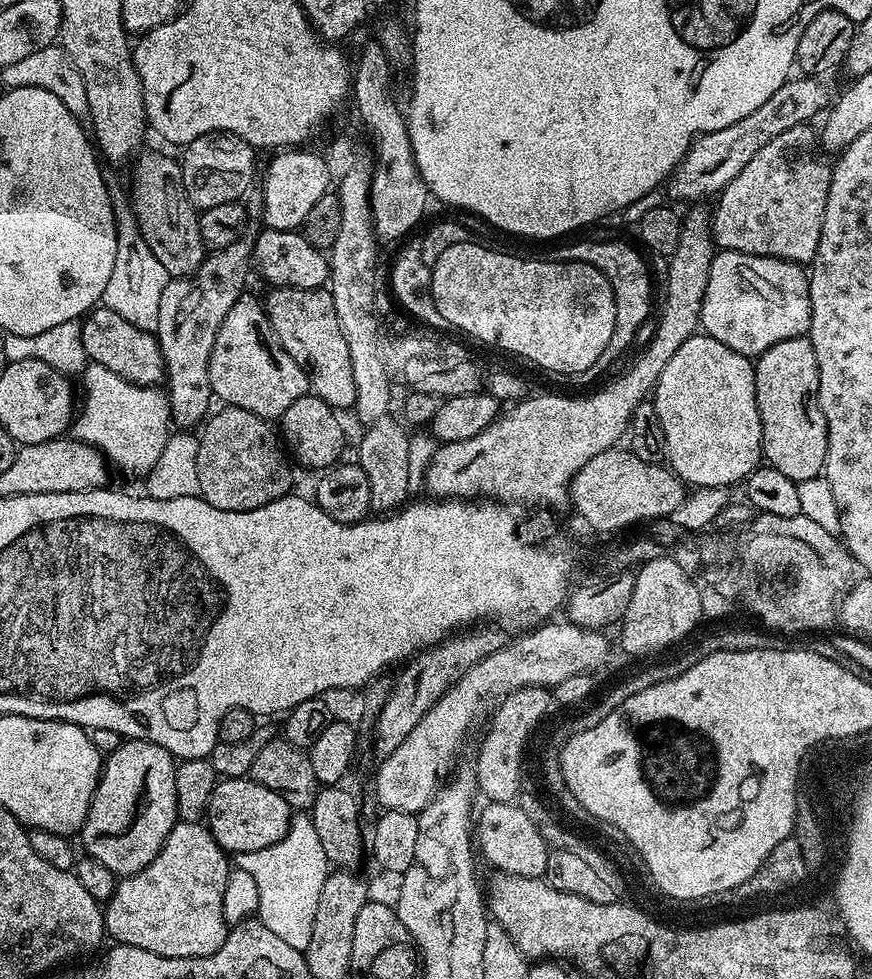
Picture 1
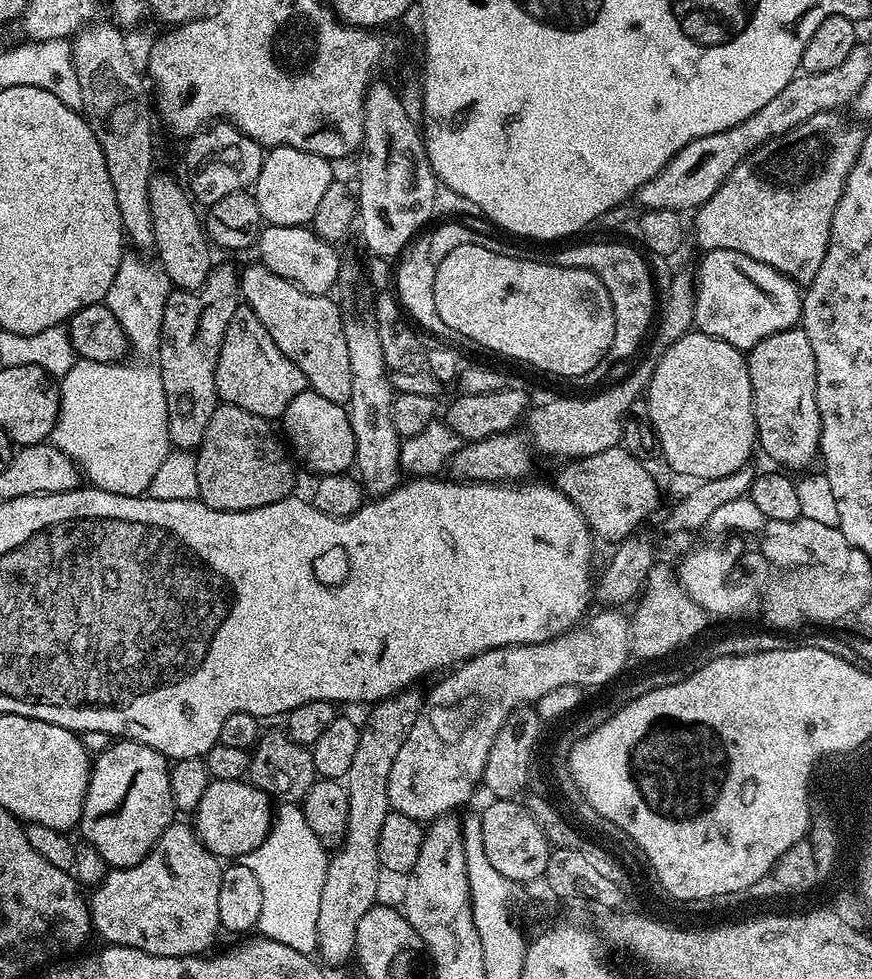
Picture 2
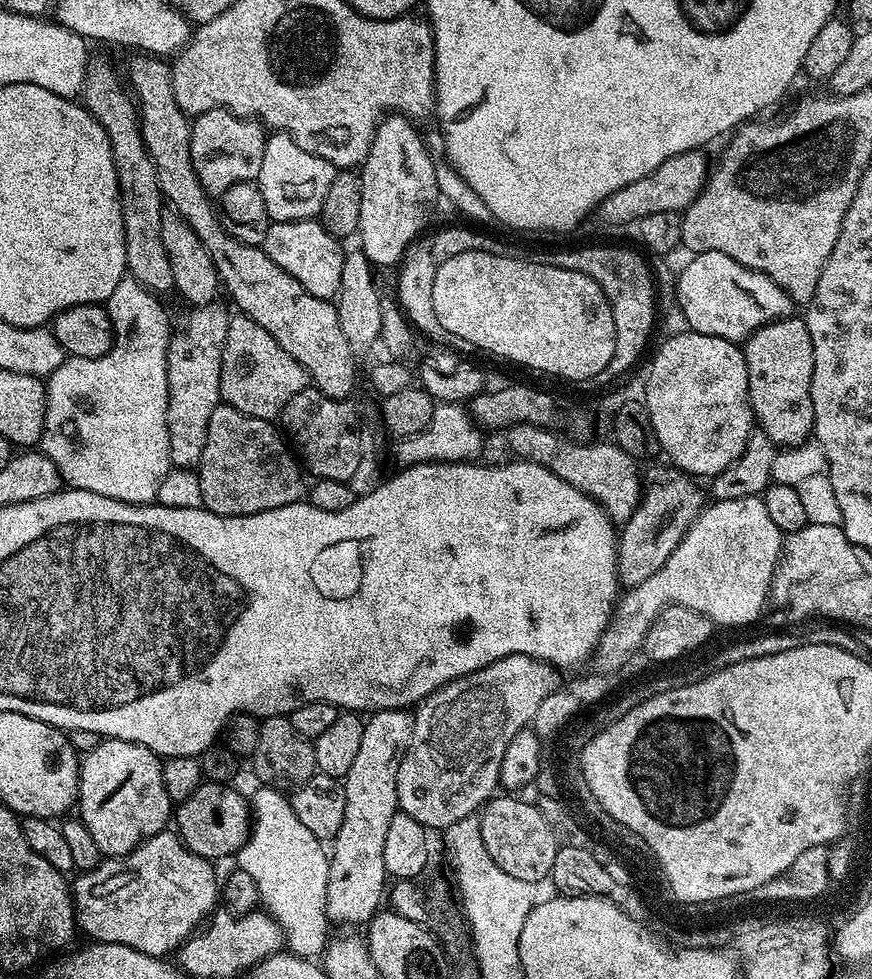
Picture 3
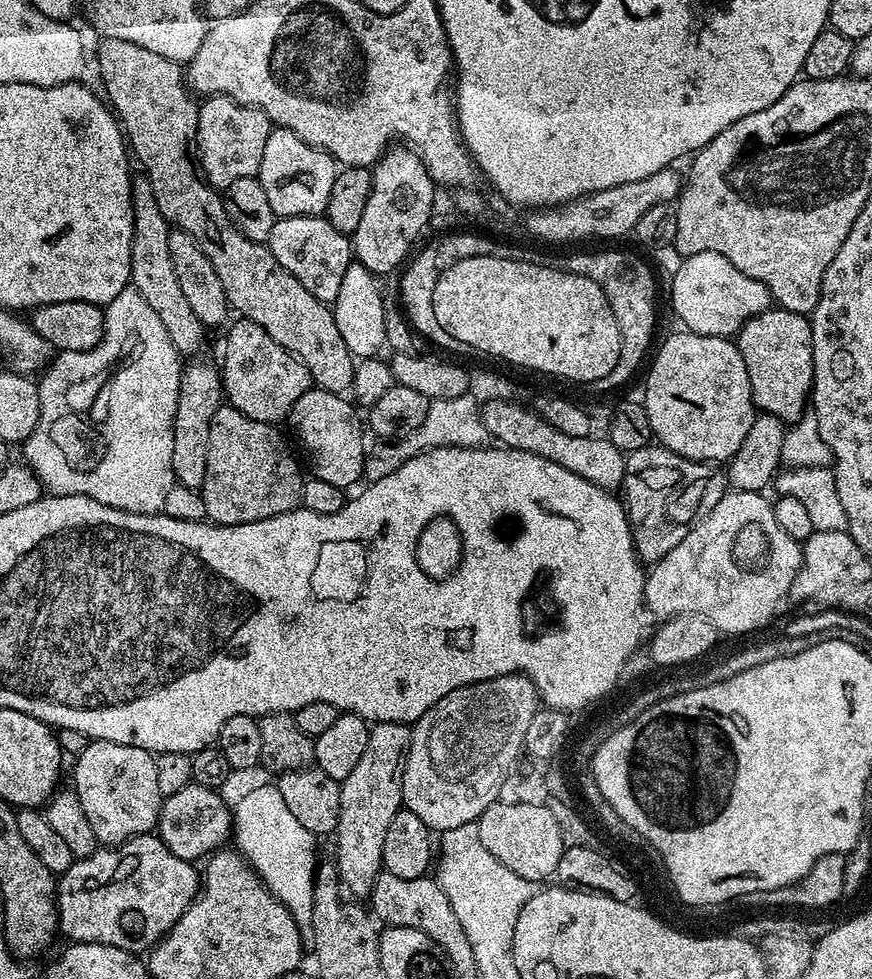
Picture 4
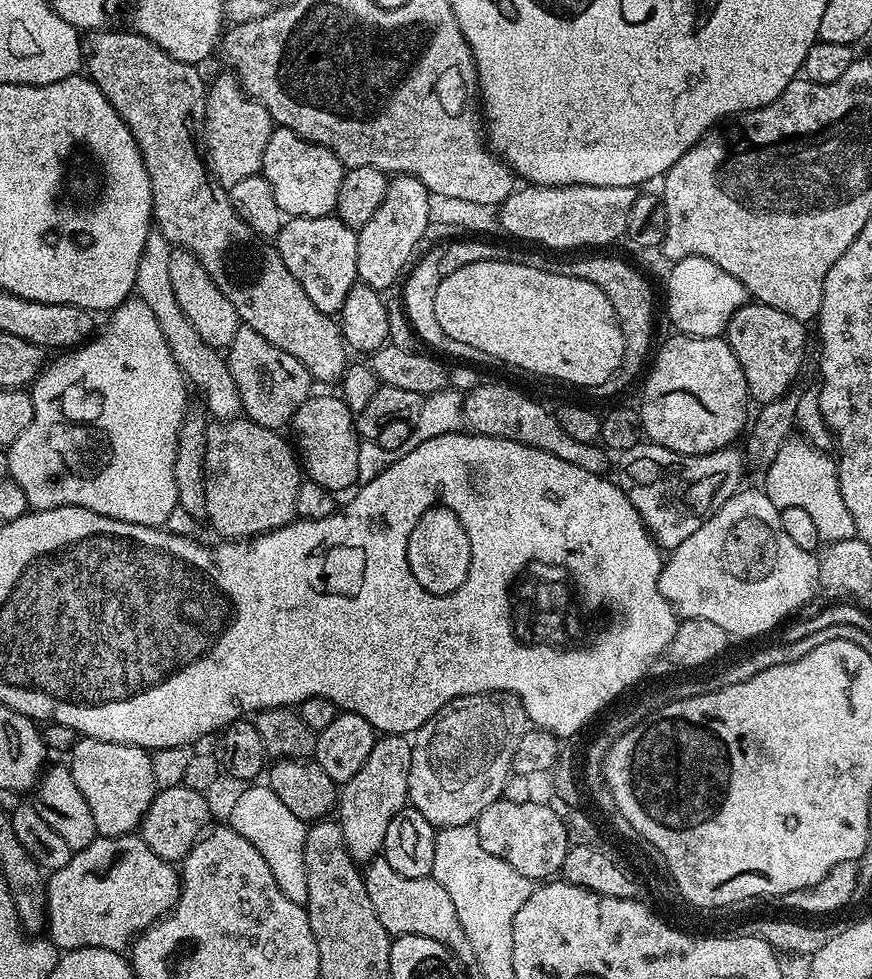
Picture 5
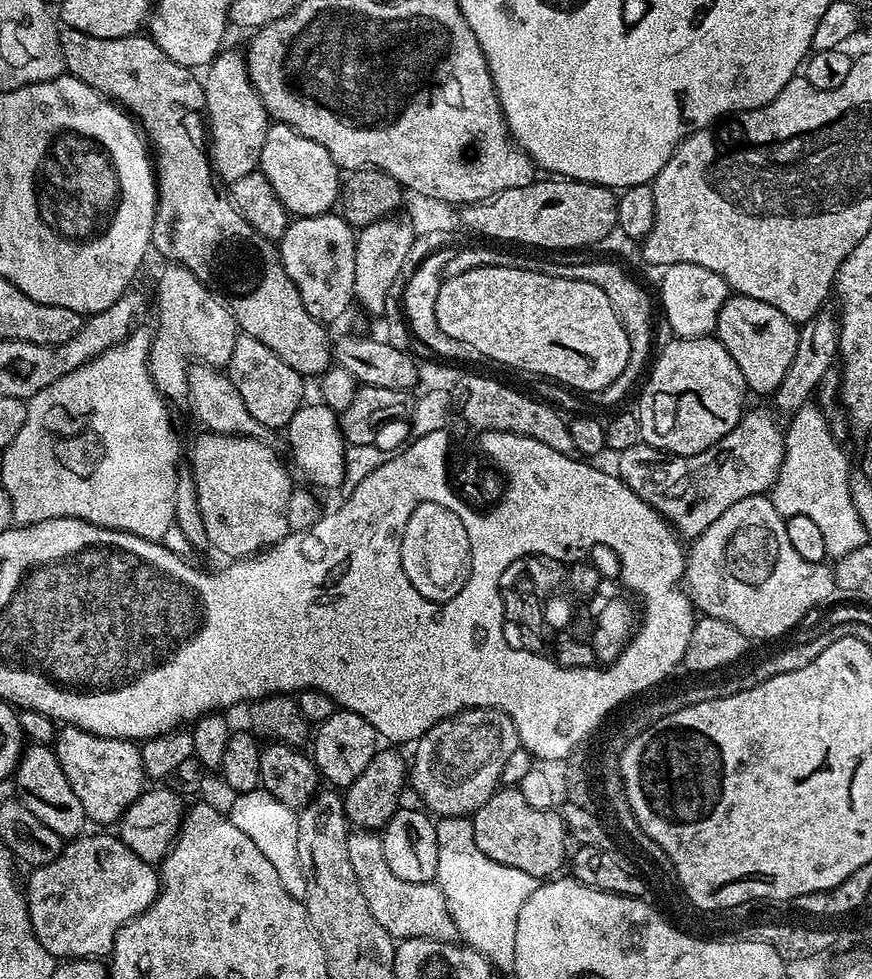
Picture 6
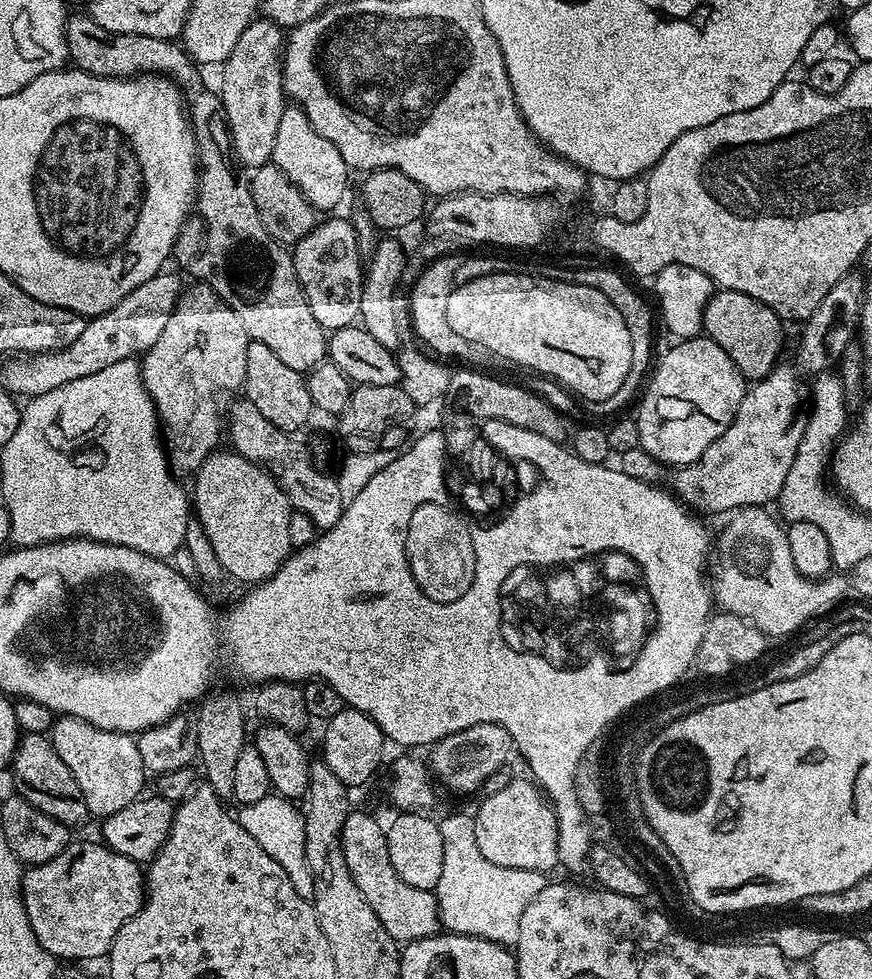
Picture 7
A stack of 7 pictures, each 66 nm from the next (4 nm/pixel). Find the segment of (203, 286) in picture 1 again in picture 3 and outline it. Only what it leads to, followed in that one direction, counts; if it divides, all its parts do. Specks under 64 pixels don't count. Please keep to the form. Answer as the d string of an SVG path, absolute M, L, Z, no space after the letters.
M220 302L198 304L184 320L180 329L171 333L168 341L168 433L170 434L170 458L173 469L195 469L206 446L206 430L210 426L210 414L222 402L220 375L222 374L222 350L226 342L226 330L230 312Z

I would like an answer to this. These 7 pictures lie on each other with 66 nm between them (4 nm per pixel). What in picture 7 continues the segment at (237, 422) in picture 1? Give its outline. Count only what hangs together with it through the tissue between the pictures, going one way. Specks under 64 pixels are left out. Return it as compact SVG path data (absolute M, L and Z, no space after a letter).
M217 450L212 452L206 458L206 462L202 462L202 466L194 474L194 480L196 480L196 485L190 488L190 500L194 505L194 518L202 526L202 530L206 534L206 538L210 540L214 548L214 554L218 556L218 562L223 566L224 571L228 573L229 577L233 581L241 580L244 586L255 586L260 583L261 580L268 580L276 571L279 570L284 561L292 555L294 549L292 543L290 542L290 518L293 514L292 504L288 501L288 495L280 489L280 483L271 476L265 468L260 467L260 465L250 462L246 458L238 455L234 450Z

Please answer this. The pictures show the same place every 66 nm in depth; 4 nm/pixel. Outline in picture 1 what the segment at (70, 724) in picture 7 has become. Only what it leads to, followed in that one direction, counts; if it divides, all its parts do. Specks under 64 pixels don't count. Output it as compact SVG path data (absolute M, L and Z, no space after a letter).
M125 739L118 750L107 753L100 770L100 780L86 814L86 822L78 833L78 840L84 843L84 852L90 858L102 862L117 878L138 874L162 850L170 830L178 822L176 795L174 794L174 774L177 761L166 749L149 740Z

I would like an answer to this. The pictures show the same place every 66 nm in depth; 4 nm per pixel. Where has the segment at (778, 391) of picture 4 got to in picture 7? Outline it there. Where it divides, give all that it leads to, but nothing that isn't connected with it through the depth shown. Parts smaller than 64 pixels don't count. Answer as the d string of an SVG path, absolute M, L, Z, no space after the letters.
M723 290L713 291L704 311L703 335L707 336L738 366L740 373L749 381L761 380L770 376L781 363L780 351L784 348L784 328L780 315L770 306L750 298L750 294L738 294Z

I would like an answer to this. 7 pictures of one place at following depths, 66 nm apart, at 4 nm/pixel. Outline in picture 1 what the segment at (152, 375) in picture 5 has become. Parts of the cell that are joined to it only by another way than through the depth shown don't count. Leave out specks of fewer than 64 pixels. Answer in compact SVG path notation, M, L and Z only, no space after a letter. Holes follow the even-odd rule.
M119 194L113 195L112 209L116 223L118 248L114 250L114 270L110 273L110 282L106 282L106 290L102 301L103 307L114 310L114 314L122 314L130 326L136 326L144 332L155 333L158 322L158 301L162 298L162 290L166 290L170 279L166 266L154 258L150 246L146 246L146 238L142 238L140 227L132 215L132 206ZM89 363L84 369L82 379L84 396L82 392L70 427L71 435L84 444L94 446L113 469L121 468L128 476L146 477L161 457L170 435L167 395L159 387L135 384L114 374L114 370L106 370L106 366L94 363Z

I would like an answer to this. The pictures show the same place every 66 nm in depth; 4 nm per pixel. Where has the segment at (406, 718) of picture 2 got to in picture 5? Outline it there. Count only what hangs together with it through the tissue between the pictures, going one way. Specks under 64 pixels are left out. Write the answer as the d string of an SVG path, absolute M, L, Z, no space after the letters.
M381 735L377 739L374 750L370 750L370 758L362 762L362 770L347 780L338 792L338 823L342 830L344 849L357 865L367 865L381 855L386 826L390 826L390 818L398 814L408 804L408 771L412 746L407 735Z

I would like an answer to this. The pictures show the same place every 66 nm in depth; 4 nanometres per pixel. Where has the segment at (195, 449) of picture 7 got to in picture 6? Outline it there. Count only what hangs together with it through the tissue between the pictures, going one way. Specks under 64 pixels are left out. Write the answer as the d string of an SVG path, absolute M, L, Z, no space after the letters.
M175 262L165 265L160 276L160 325L154 328L150 367L161 392L175 402L189 395L190 362L213 366L230 364L238 325L231 308L197 273Z

